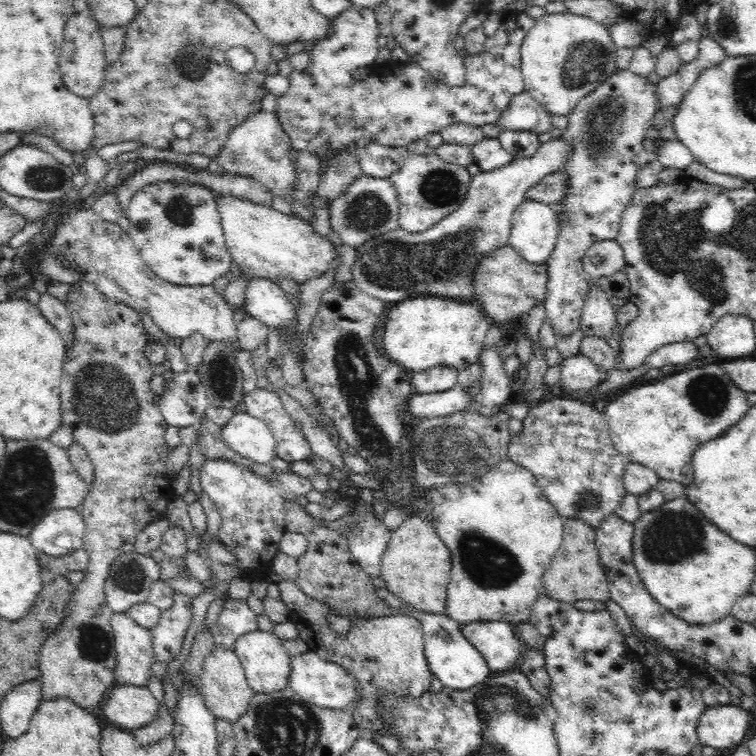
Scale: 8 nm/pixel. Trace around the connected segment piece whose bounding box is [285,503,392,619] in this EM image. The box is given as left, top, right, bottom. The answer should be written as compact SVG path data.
M295 503L287 505L285 530L302 533L308 537L307 549L298 556L298 574L294 581L306 595L334 605L338 616L345 617L356 610L360 619L383 617L392 614L390 606L376 597L375 589L370 583L370 576L361 568L350 552L347 540L336 530L329 527L313 527L315 518Z

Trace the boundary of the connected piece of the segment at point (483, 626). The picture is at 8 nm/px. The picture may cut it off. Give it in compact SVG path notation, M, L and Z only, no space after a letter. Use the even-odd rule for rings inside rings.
M500 620L459 625L461 633L481 652L492 674L520 663L522 650L510 623Z

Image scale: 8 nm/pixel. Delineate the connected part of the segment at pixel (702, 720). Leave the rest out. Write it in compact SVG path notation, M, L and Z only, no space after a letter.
M732 705L707 706L697 722L697 740L702 746L728 748L743 743L748 730L748 713Z

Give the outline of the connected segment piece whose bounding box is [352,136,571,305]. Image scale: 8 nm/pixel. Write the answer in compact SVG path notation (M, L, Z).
M556 137L538 149L534 156L512 160L488 172L479 172L469 180L463 203L433 228L422 233L406 233L401 229L372 237L356 248L352 282L366 294L393 305L418 297L469 300L476 303L473 273L487 253L509 244L511 216L526 198L526 192L542 178L561 170L569 155L566 139Z

